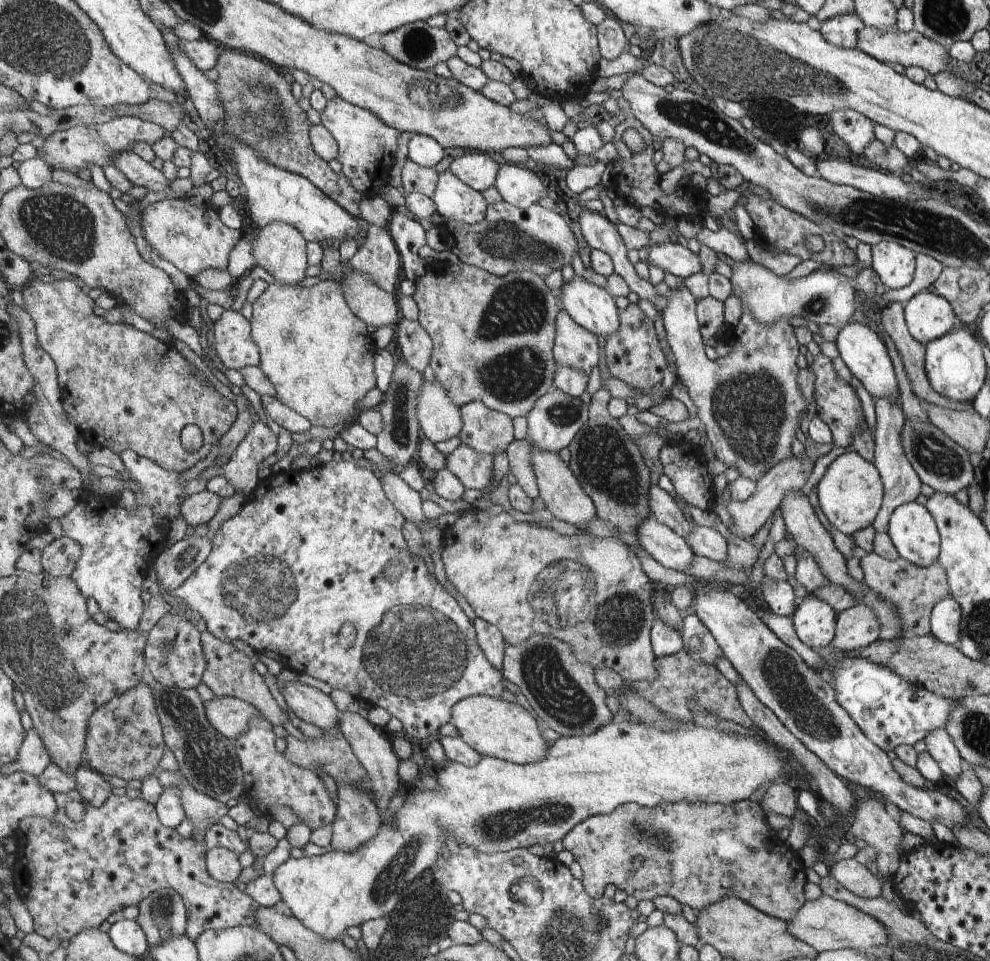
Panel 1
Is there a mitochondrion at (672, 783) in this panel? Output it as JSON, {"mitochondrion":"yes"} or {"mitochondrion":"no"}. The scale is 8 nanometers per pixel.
{"mitochondrion":"no"}

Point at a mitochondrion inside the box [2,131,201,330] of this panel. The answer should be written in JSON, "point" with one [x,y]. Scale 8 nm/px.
{"point":[65,228]}

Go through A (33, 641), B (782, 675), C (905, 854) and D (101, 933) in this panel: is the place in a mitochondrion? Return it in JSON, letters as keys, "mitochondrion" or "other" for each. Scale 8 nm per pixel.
{"A":"mitochondrion","B":"mitochondrion","C":"other","D":"other"}

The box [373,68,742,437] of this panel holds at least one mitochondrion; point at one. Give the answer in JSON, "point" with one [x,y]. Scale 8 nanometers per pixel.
{"point":[518,308]}

